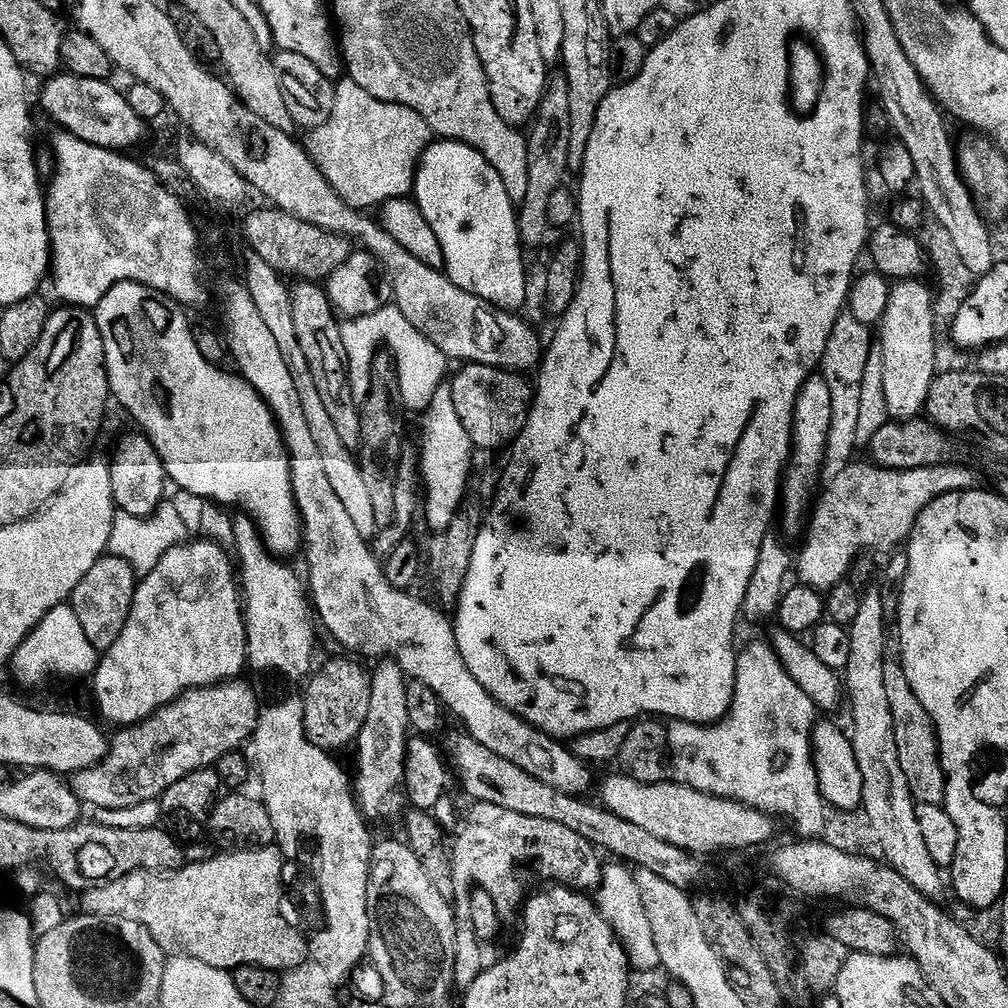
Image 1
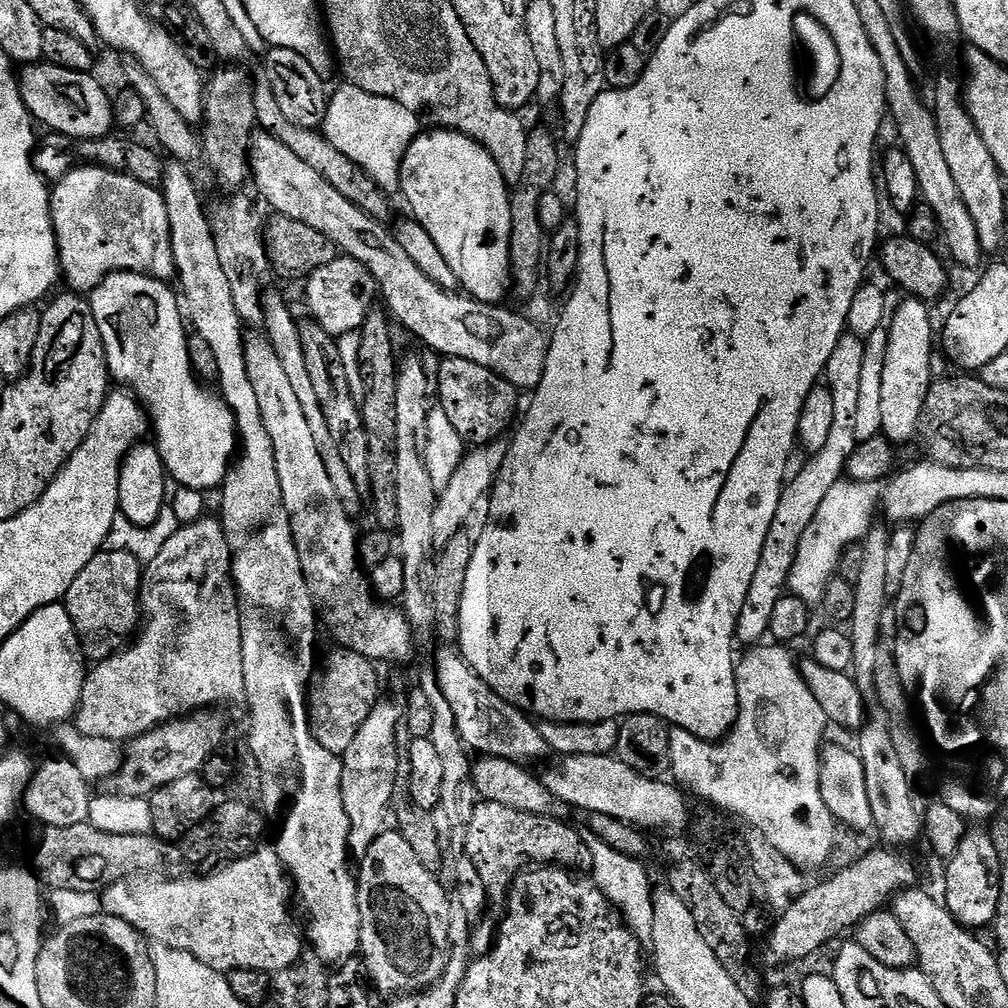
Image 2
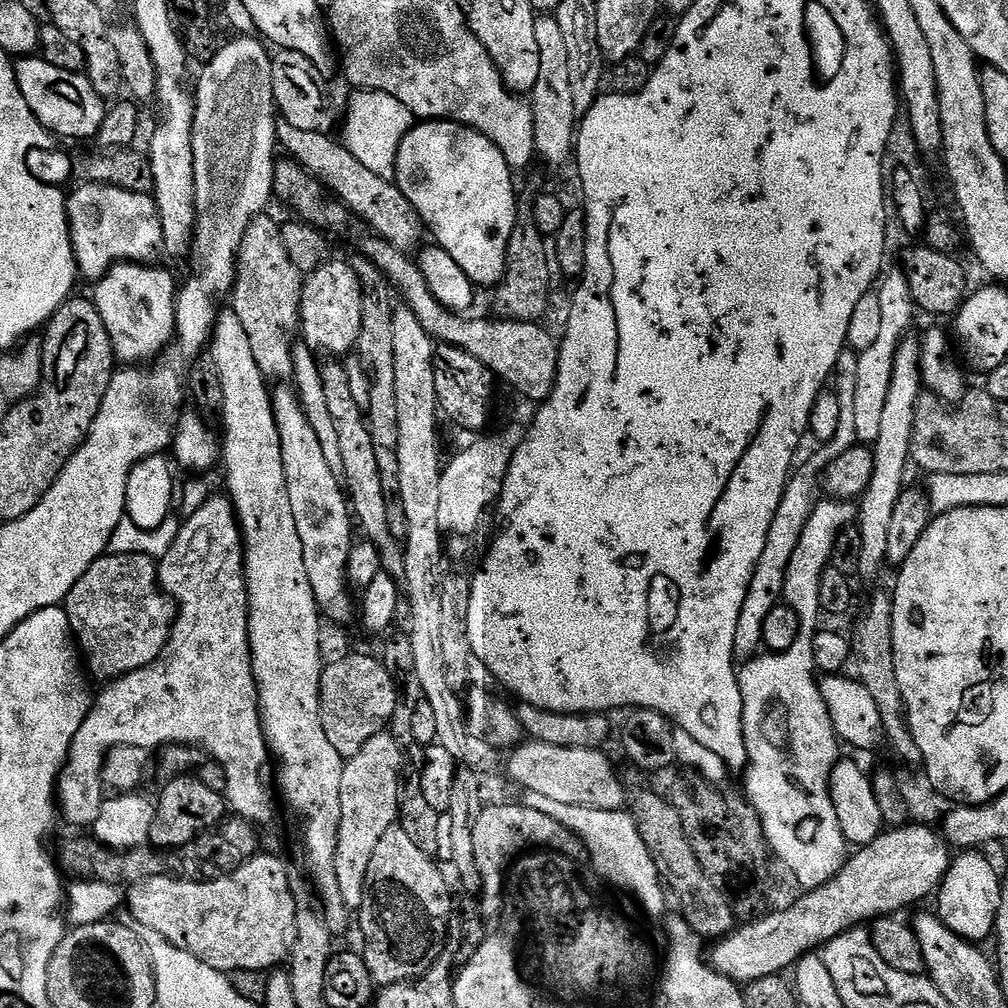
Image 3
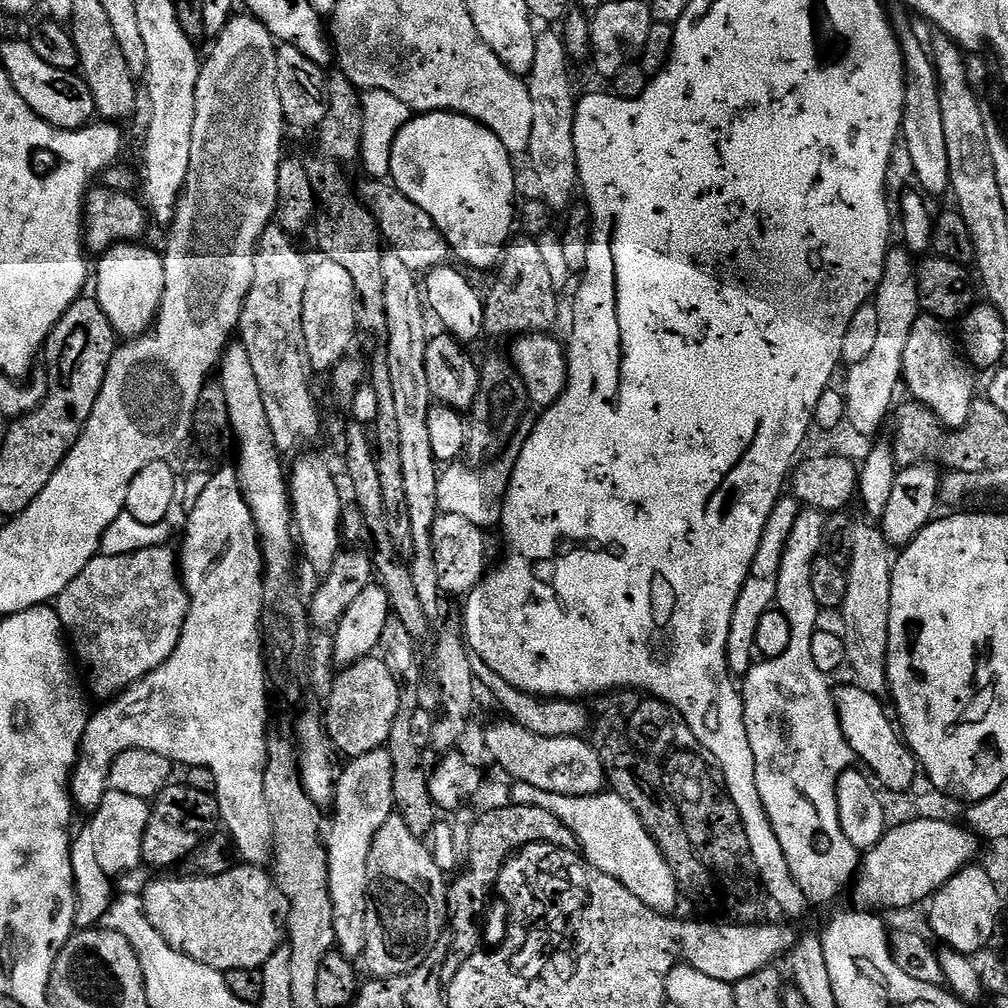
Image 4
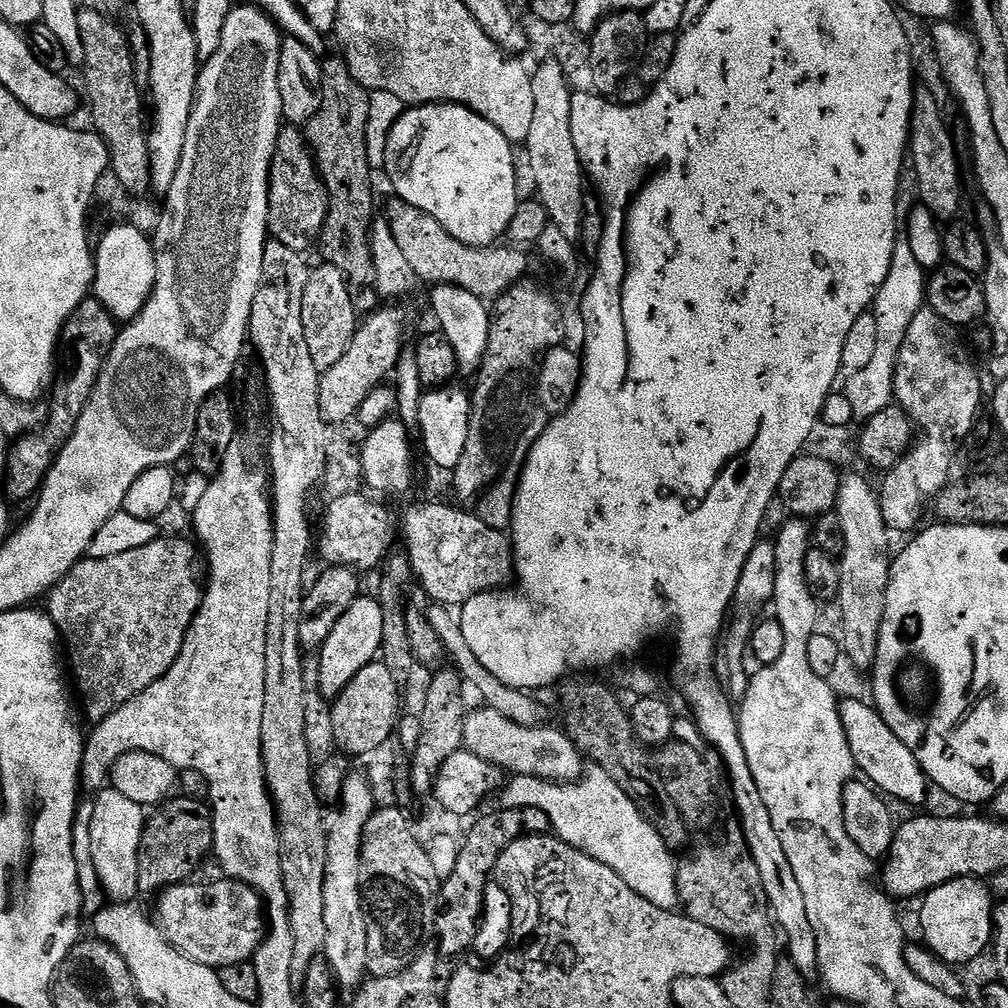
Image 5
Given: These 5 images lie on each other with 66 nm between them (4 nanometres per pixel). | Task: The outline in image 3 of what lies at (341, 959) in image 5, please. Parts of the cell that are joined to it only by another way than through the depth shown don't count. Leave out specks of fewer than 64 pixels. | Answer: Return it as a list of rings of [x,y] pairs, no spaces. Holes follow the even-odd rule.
[[[383,730],[374,734],[358,754],[348,758],[342,770],[342,818],[336,851],[336,877],[344,904],[349,910],[358,910],[362,906],[370,858],[374,858],[374,850],[382,834],[397,823],[400,815],[398,794],[405,764],[406,757],[391,731]]]

